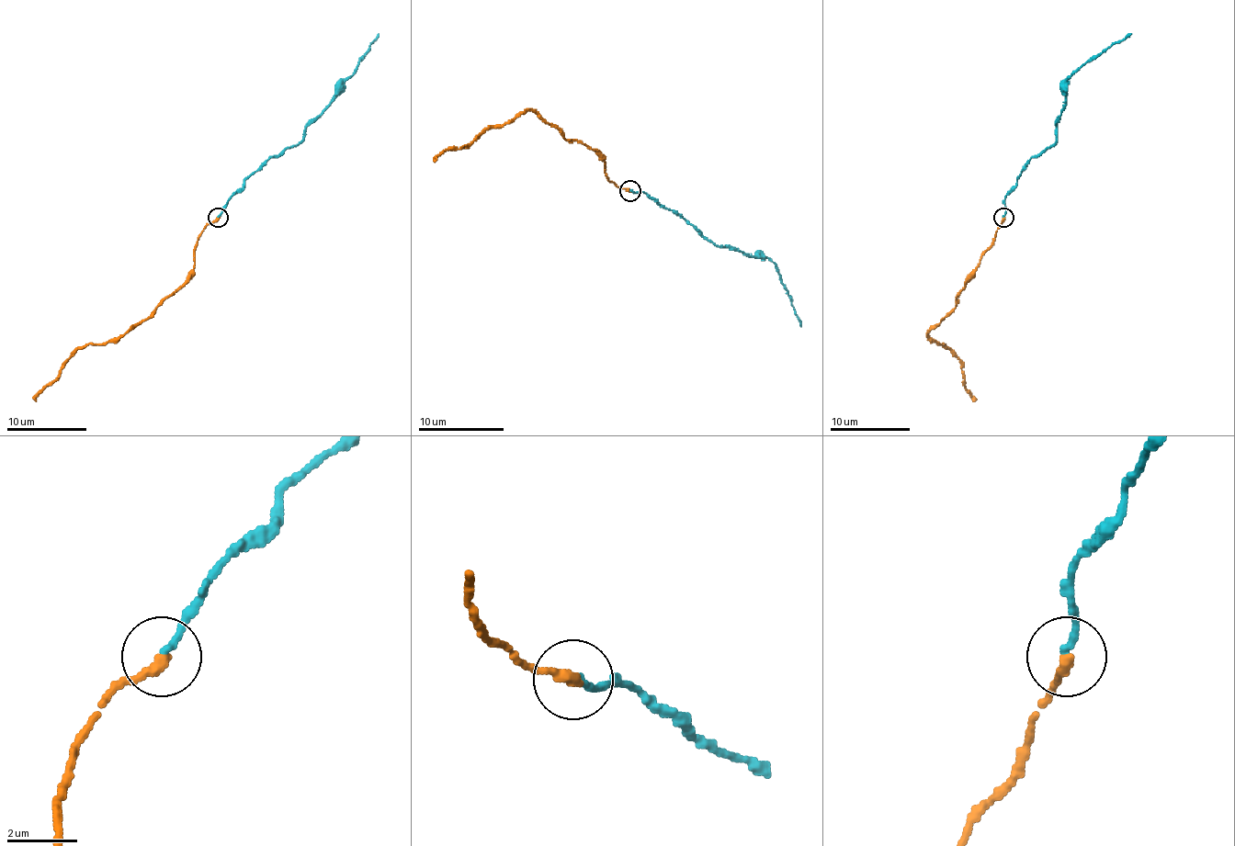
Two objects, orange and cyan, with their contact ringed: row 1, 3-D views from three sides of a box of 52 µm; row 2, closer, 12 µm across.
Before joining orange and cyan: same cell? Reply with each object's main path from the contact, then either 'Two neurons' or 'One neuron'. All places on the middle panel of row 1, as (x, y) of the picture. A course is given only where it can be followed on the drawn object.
Course of orange: (629, 190), (608, 179), (599, 156), (567, 140), (533, 111), (484, 130), (469, 145), (446, 150), (435, 163). Course of cyan: (629, 190), (644, 192), (665, 209), (674, 209), (717, 245), (768, 258), (800, 327). One neuron

